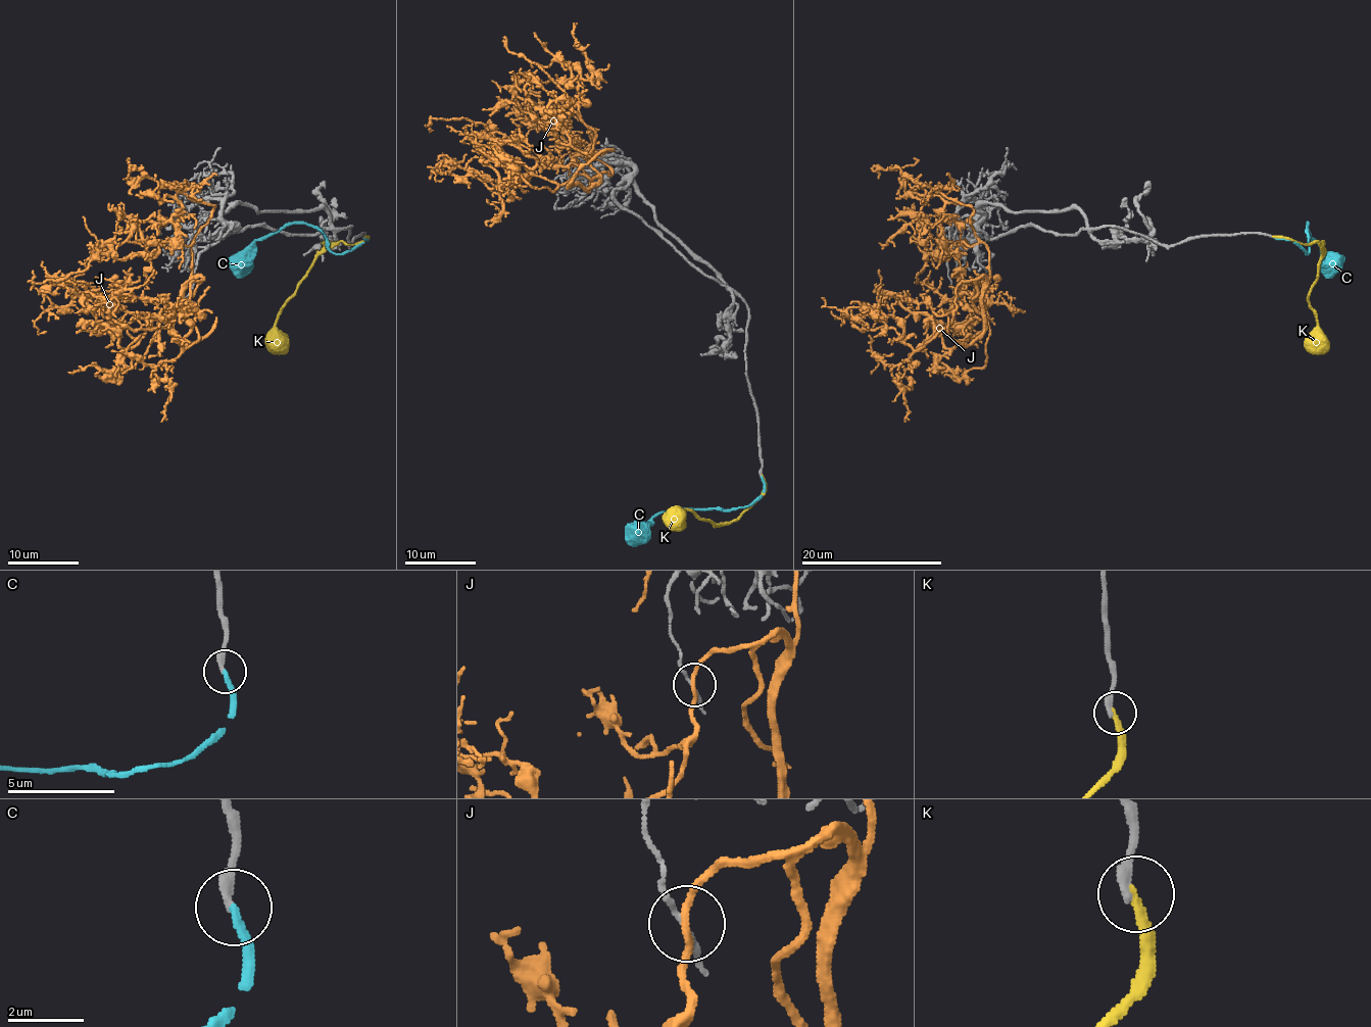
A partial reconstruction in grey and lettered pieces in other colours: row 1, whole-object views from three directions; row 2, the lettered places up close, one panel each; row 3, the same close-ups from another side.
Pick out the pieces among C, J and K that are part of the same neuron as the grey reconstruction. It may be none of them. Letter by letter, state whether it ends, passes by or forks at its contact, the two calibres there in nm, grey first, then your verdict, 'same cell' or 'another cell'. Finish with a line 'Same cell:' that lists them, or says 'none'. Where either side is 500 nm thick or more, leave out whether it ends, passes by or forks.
C: it ends there; 240 nm thick on the grey side, 240 nm on the other; another cell
J: it passes by; 110 nm thick on the grey side, 190 nm on the other; another cell
K: it ends there; 240 nm thick on the grey side, 260 nm on the other; same cell
Same cell: K

